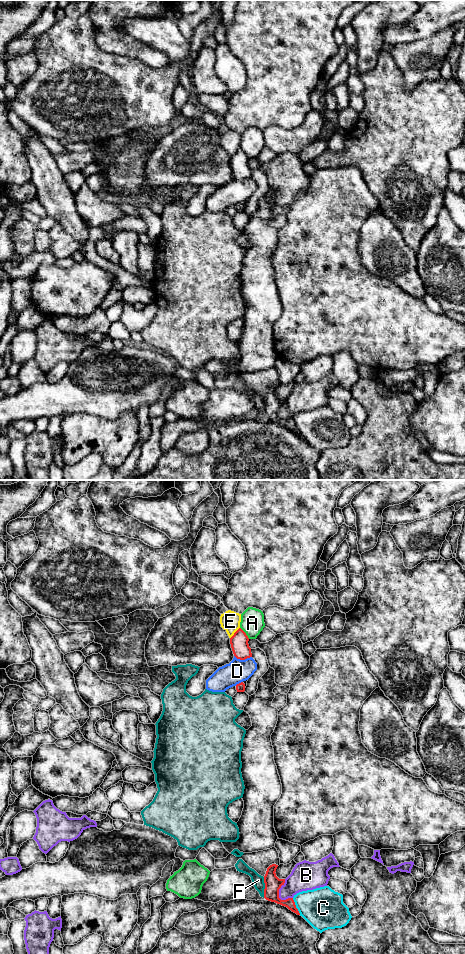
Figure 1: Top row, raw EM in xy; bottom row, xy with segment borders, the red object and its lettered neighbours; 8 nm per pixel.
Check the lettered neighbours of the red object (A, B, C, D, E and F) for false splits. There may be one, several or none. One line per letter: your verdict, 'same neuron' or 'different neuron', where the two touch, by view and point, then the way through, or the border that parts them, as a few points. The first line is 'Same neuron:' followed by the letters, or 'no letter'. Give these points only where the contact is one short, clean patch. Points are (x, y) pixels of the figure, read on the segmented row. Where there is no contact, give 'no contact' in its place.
Same neuron: no letter
A: different neuron; contact xy (245, 633); border xy (240, 627), (249, 638)
B: different neuron; contact xy (278, 890); border xy (285, 879), (285, 882), (279, 889), (279, 898), (281, 900)
C: different neuron; contact xy (295, 906)
D: different neuron; contact xy (243, 659); border xy (234, 655), (240, 659), (251, 657)
E: different neuron; contact xy (234, 633)
F: different neuron; contact xy (265, 887)

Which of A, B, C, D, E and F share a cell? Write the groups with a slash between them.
A / B / C / D / E / F

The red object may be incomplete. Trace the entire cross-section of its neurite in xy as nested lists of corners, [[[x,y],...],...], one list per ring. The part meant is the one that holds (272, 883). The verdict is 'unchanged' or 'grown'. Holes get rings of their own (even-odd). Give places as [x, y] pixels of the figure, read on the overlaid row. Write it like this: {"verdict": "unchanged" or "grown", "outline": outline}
{"verdict": "unchanged", "outline": [[[272,864],[267,868],[266,874],[264,876],[264,898],[268,901],[285,906],[297,915],[300,915],[298,909],[296,908],[293,898],[288,898],[286,900],[281,900],[279,898],[279,889],[282,885],[284,885],[285,879],[279,879],[276,876],[275,872],[277,867],[278,865]]]}

